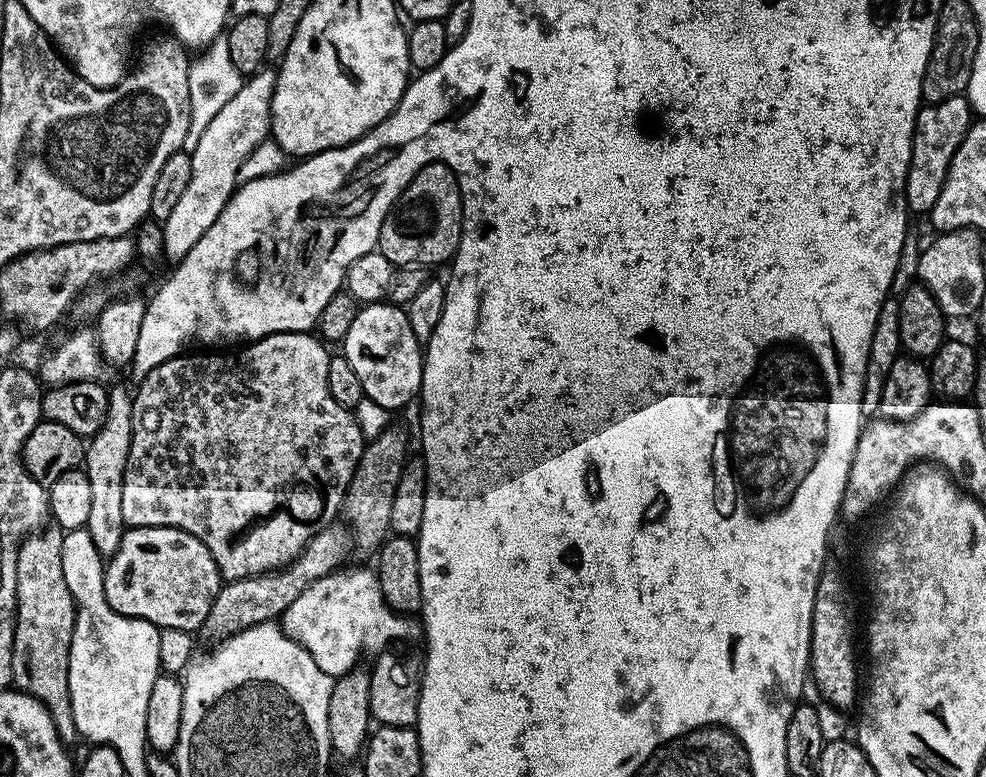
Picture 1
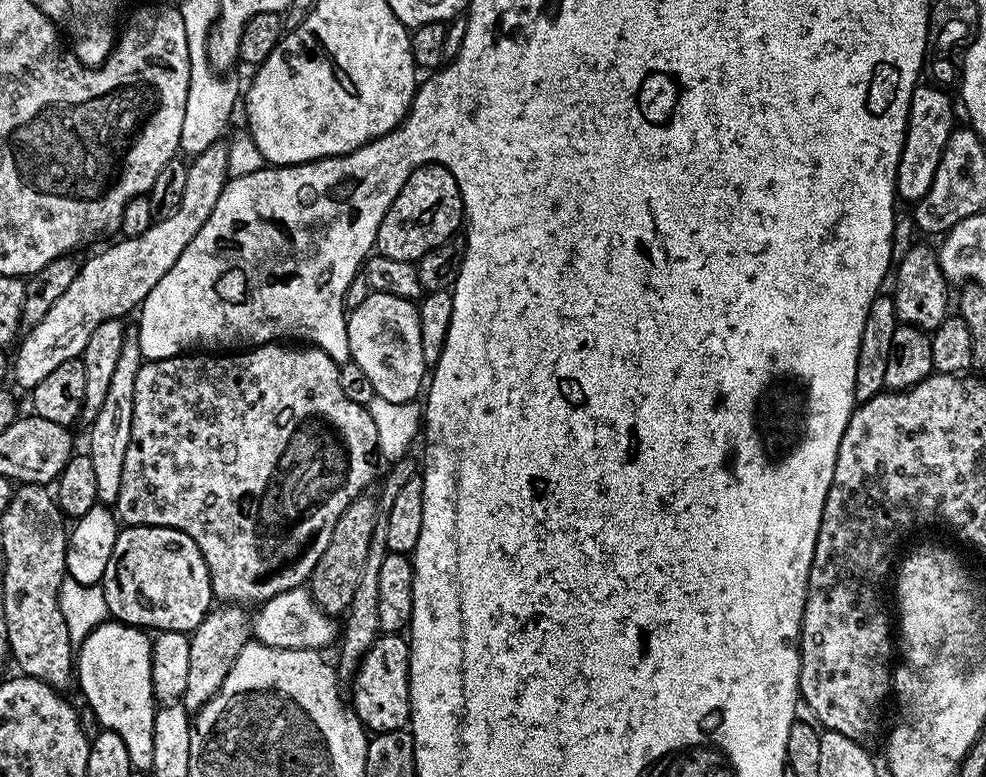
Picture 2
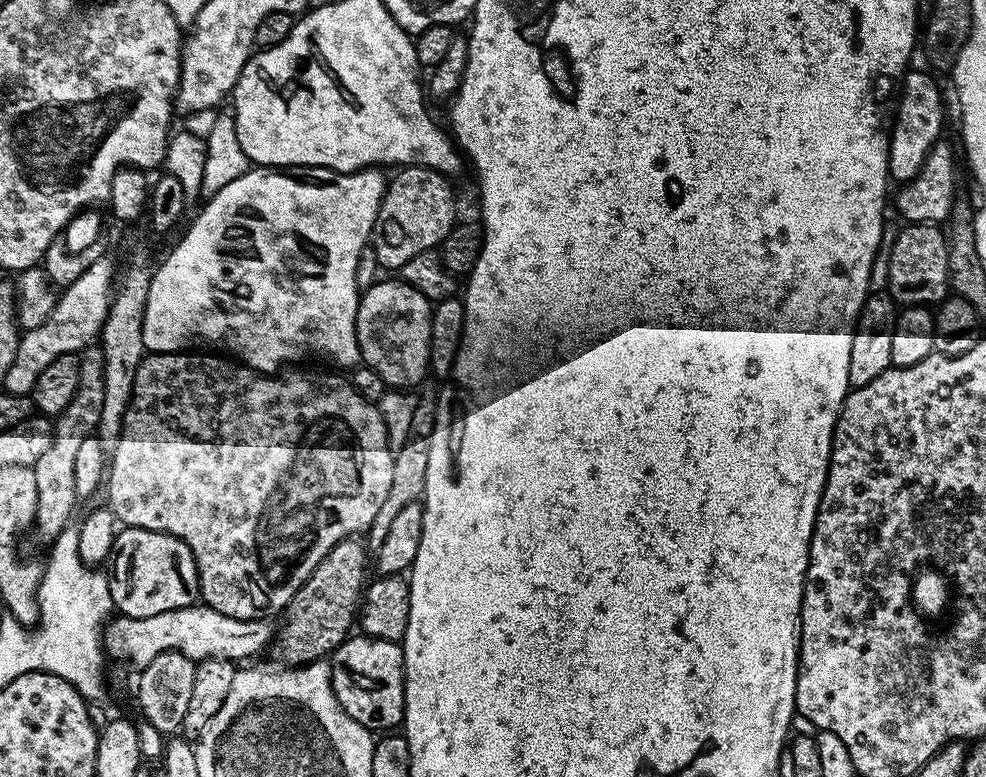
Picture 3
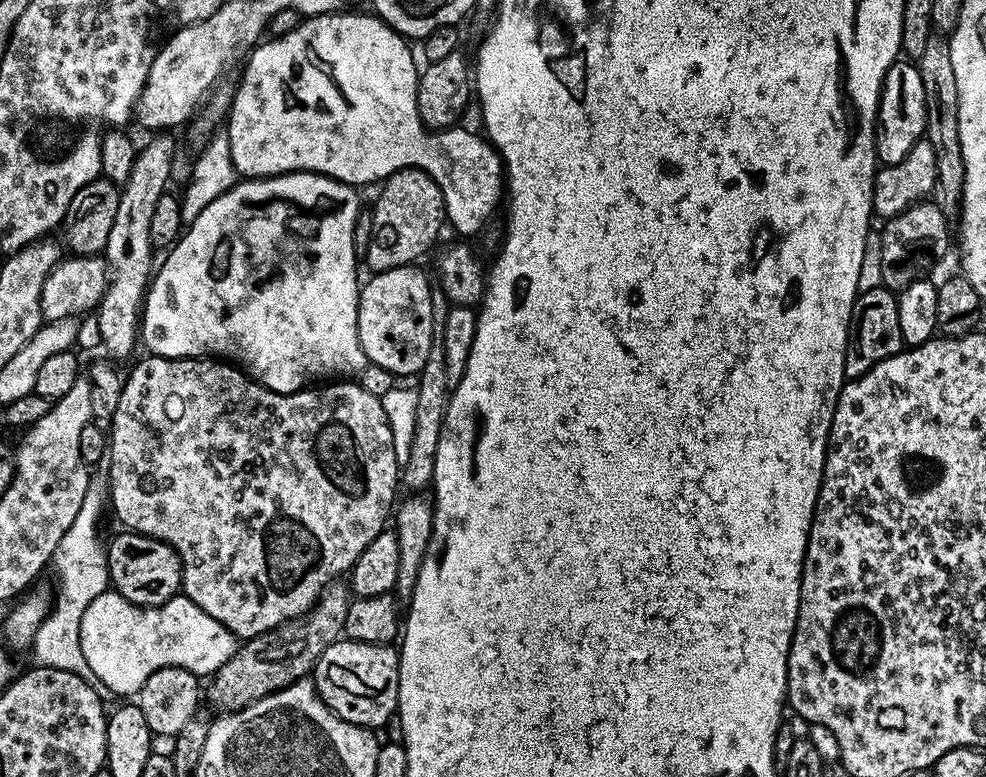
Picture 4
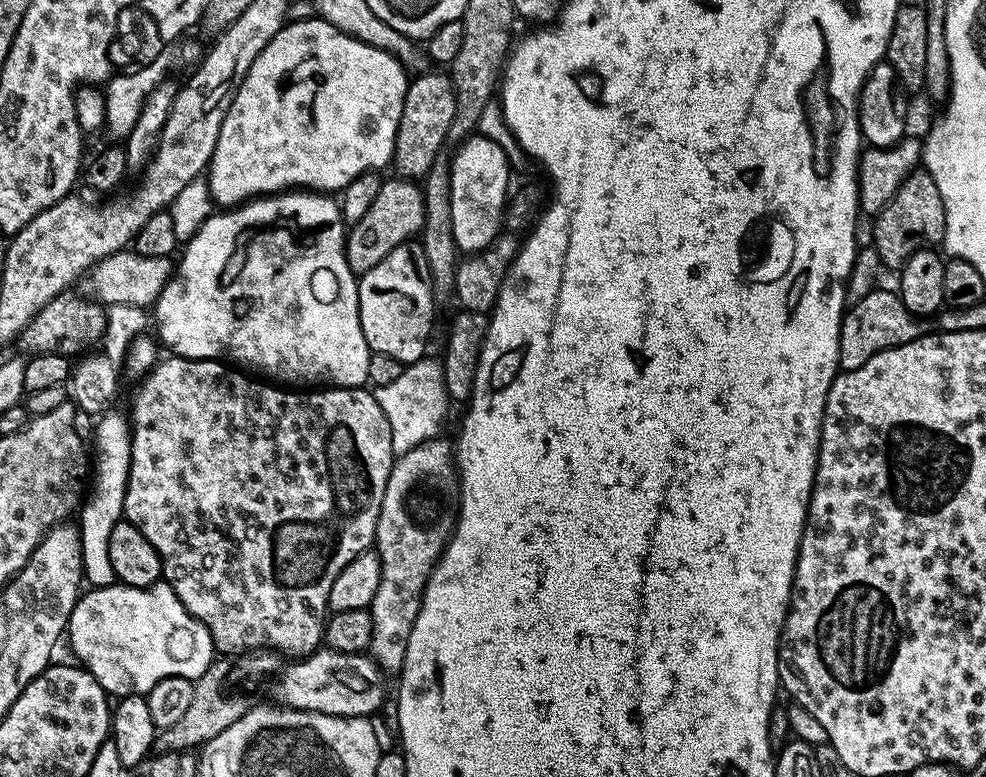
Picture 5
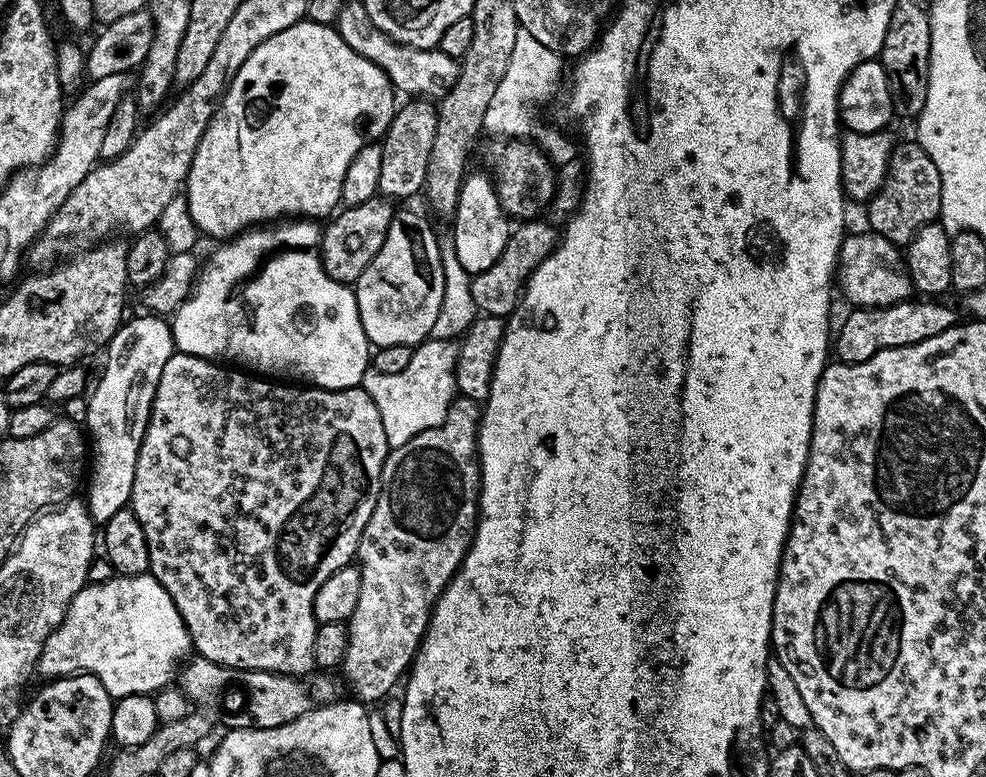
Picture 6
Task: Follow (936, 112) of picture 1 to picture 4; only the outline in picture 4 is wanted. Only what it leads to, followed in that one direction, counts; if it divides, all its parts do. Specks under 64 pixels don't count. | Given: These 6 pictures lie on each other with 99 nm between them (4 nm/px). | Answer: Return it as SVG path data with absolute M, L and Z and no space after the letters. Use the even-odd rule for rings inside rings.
M897 58L890 66L890 70L886 70L876 111L877 161L881 165L902 162L902 158L906 158L906 154L914 150L914 142L925 139L926 130L926 97L920 69L911 59Z

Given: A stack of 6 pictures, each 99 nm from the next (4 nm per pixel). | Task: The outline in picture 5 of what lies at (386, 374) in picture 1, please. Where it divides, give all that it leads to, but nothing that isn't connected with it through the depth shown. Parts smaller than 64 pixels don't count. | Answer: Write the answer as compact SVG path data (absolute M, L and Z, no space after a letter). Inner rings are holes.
M419 242L398 246L374 270L359 277L362 334L372 352L390 354L406 366L425 359L434 309L431 283L424 245Z

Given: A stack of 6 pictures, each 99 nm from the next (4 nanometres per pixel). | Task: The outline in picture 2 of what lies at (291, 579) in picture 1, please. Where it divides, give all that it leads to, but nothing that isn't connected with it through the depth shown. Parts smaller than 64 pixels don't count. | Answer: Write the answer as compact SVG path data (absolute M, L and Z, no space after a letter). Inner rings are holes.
M216 606L205 616L204 621L196 627L190 636L190 671L184 691L183 706L190 714L199 712L214 694L220 692L222 682L226 682L226 674L230 674L230 666L238 658L245 644L250 640L250 616L240 606Z

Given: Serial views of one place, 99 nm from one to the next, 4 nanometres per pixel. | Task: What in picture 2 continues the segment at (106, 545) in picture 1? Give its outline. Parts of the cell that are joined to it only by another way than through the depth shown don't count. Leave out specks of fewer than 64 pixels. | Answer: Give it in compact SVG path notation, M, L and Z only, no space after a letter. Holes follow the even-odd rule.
M125 327L122 354L118 357L106 393L106 402L102 402L98 418L90 421L89 428L92 429L88 432L86 455L94 462L94 478L98 485L98 501L101 505L115 505L118 490L122 486L122 462L126 462L126 446L130 446L130 426L134 422L134 382L138 379L138 370L143 363L145 358L140 352L136 328Z

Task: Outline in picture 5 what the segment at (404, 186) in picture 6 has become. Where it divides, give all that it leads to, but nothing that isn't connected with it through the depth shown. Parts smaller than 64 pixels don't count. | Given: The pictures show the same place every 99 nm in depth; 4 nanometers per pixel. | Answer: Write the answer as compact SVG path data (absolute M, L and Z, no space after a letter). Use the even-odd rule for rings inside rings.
M444 70L428 71L421 71L408 81L391 162L391 167L396 168L397 177L415 181L423 178L433 162L441 159L443 152L440 151L443 150L444 144L449 143L450 126L456 117L456 95L451 75Z

